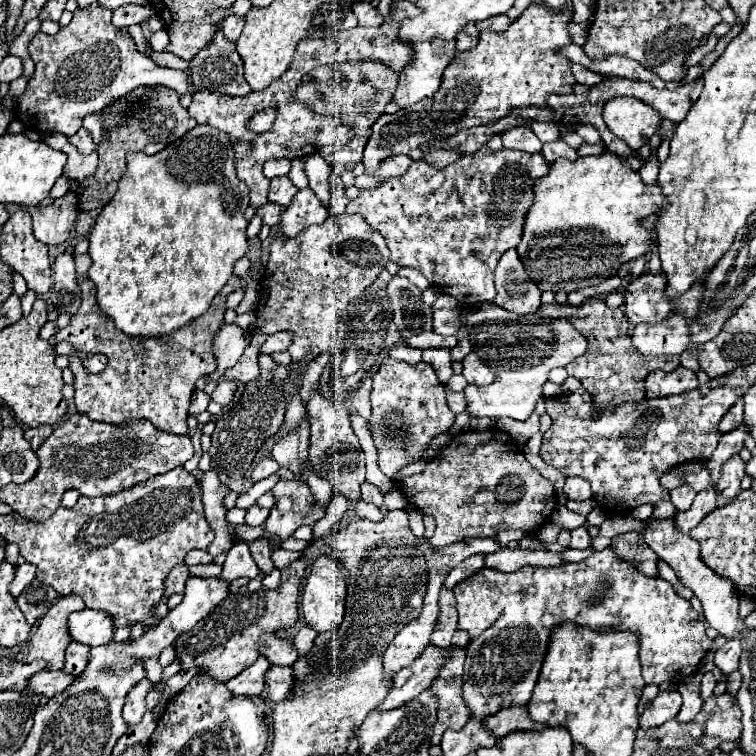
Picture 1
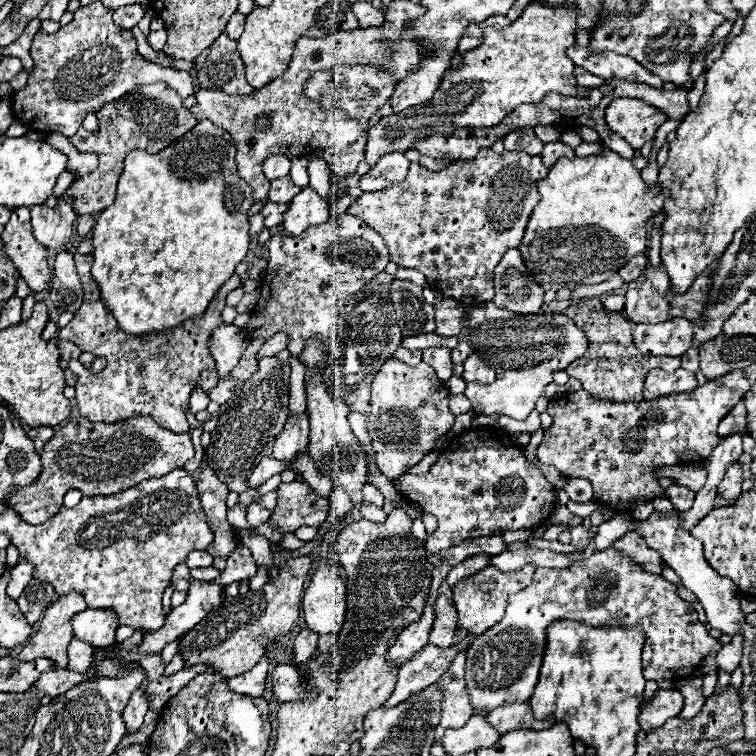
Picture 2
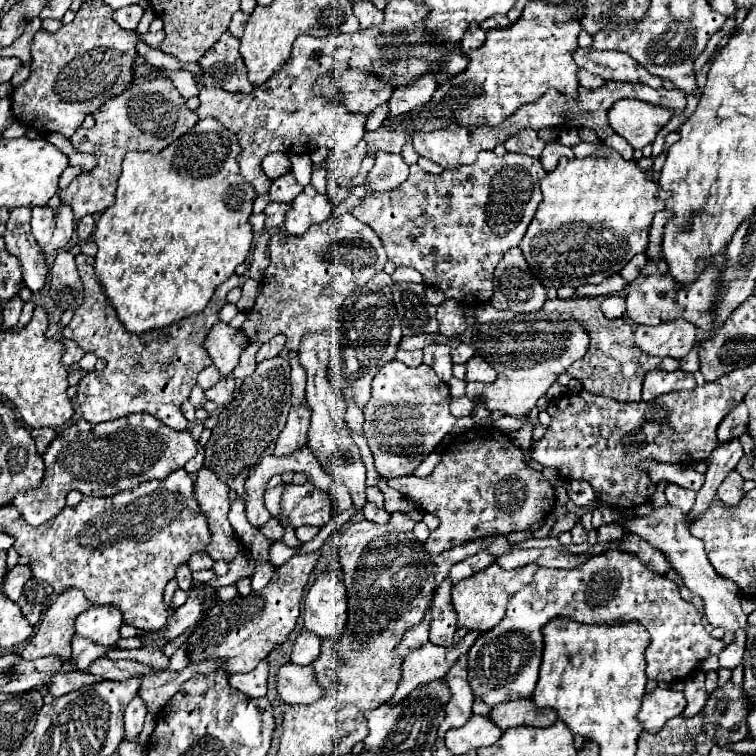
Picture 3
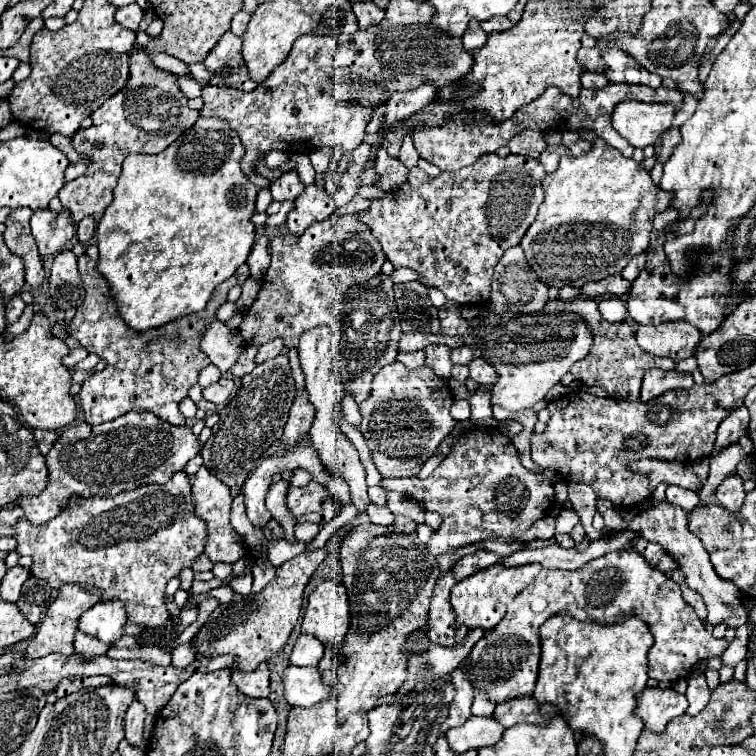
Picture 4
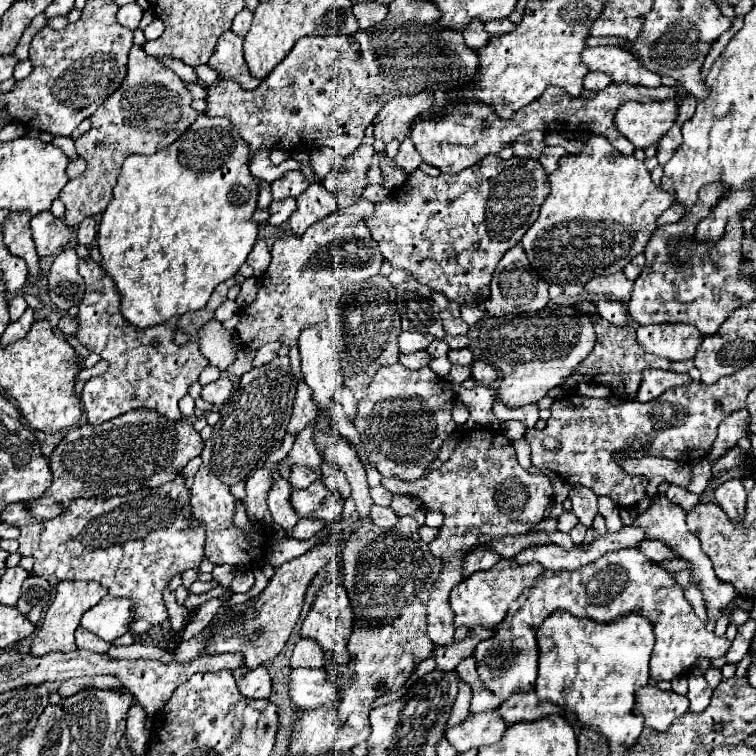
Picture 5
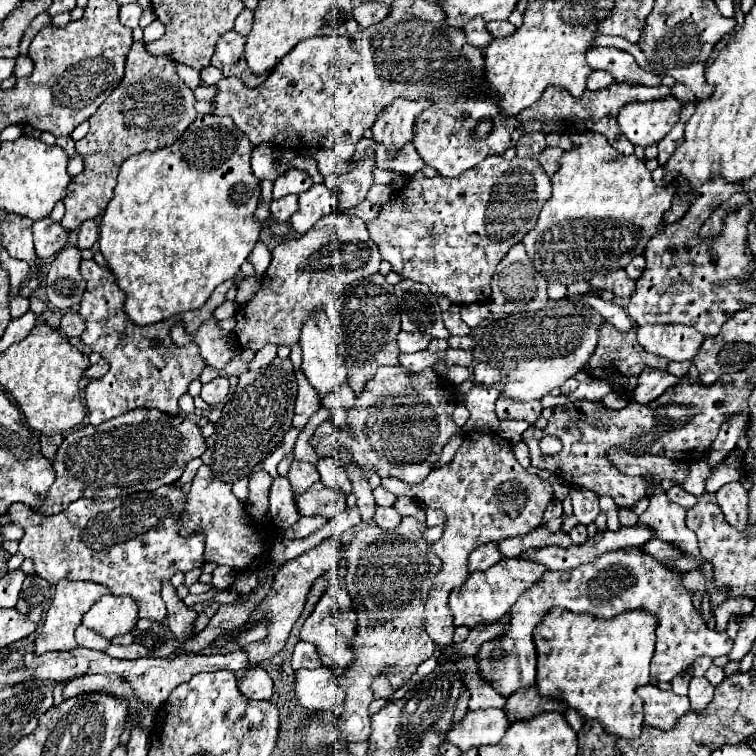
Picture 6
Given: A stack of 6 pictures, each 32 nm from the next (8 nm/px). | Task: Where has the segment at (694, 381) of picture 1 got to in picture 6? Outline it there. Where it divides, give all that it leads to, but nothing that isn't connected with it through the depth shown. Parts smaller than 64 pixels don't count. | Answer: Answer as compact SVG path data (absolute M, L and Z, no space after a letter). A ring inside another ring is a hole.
M644 368L644 372L638 378L638 386L634 388L630 400L640 402L640 404L648 404L648 402L656 400L660 394L664 394L670 386L674 386L680 380L682 380L682 376L672 376L666 370Z

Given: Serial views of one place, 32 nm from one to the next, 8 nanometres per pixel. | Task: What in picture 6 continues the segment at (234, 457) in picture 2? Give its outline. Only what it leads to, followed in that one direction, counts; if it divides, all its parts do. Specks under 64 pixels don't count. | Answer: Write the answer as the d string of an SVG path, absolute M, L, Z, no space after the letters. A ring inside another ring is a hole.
M274 358L272 364L248 370L238 378L236 390L222 406L222 418L214 426L214 434L206 440L208 448L200 456L204 464L226 484L250 476L280 444L290 428L296 400L296 376L288 358Z

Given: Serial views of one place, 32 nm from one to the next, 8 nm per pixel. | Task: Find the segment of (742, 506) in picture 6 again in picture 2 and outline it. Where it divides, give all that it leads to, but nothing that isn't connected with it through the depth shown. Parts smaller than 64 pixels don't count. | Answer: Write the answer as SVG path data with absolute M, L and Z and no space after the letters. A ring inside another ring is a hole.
M736 460L736 462L732 462L732 464L726 468L726 474L724 474L724 478L722 478L720 486L718 486L718 494L720 494L724 500L734 502L734 500L740 496L740 492L742 492L742 488L740 488L742 478L744 478L744 476L742 476L742 464Z

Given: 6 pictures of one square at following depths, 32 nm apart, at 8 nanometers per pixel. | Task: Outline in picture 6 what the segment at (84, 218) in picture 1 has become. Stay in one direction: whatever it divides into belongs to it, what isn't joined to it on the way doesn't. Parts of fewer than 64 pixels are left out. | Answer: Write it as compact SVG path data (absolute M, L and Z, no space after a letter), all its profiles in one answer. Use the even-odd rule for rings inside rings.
M84 220L78 228L78 248L92 248L98 238L98 224L96 220Z

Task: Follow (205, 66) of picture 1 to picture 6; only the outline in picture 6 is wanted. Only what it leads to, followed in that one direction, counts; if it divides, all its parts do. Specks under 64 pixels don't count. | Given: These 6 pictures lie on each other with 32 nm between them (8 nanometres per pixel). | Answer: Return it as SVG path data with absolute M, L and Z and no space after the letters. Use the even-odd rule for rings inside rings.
M234 30L220 36L216 50L214 50L214 56L212 56L212 66L222 70L224 78L236 76L244 84L248 84L248 88L256 88L258 84L264 82L266 76L254 76L250 72L250 68L244 60L244 42L246 42L246 38L236 34Z

